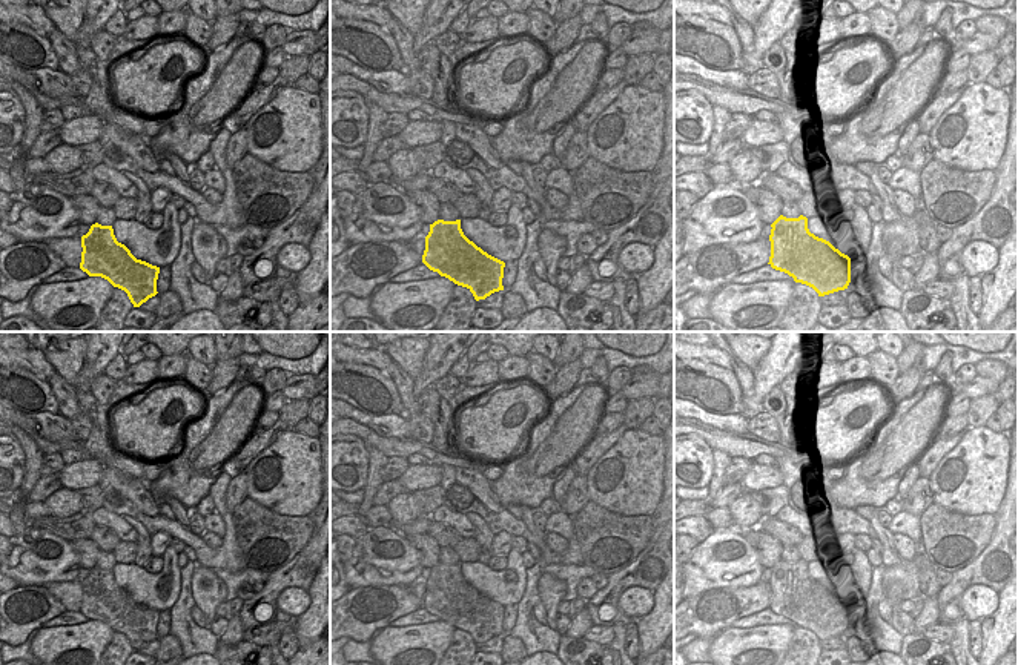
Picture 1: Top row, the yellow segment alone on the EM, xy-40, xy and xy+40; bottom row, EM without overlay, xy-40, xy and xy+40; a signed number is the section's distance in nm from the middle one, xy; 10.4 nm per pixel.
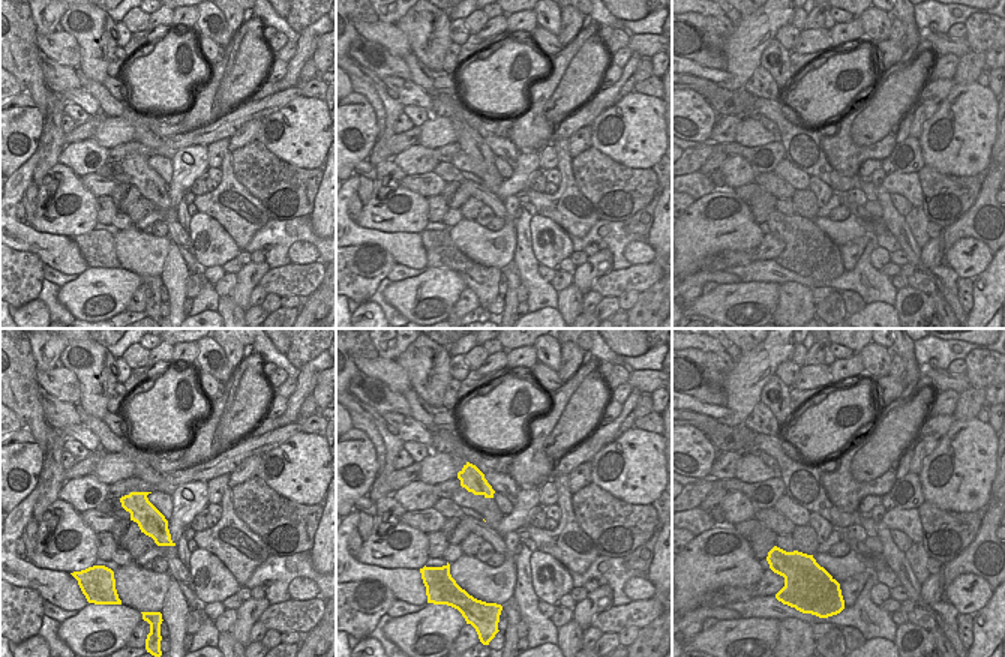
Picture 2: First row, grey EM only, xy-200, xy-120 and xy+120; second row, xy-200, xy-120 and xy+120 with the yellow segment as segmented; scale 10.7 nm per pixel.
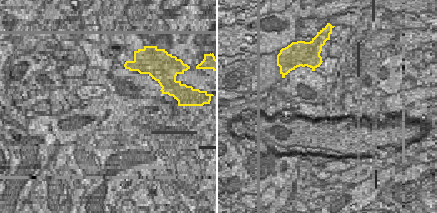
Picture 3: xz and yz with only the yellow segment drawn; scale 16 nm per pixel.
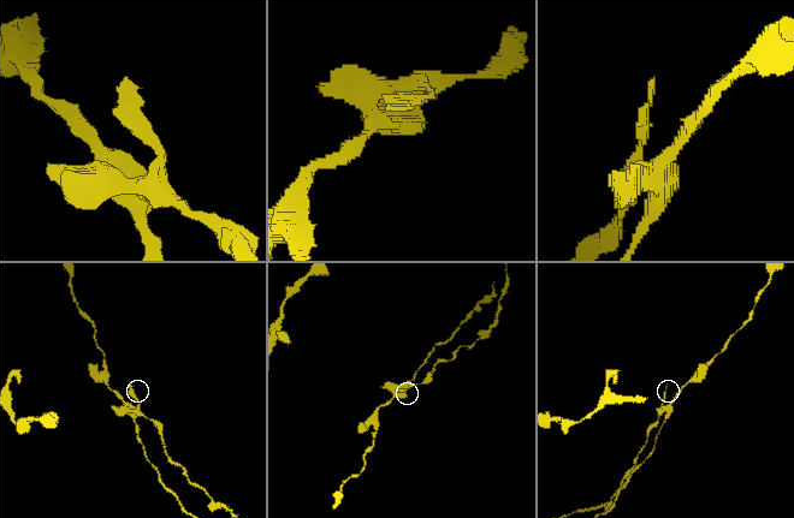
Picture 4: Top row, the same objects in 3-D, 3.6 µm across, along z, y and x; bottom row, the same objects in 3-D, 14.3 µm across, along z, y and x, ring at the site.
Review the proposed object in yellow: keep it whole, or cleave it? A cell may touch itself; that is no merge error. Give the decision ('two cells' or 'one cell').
two cells

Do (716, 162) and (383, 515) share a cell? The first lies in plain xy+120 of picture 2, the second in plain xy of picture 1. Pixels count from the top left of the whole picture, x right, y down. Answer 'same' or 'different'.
different

